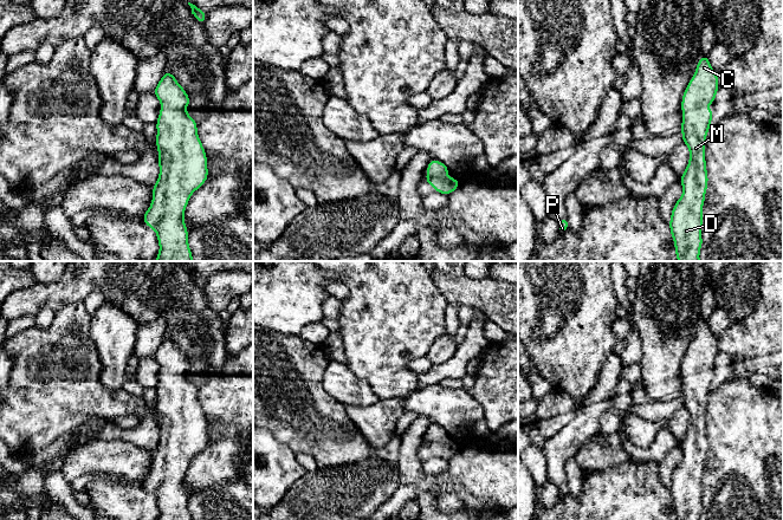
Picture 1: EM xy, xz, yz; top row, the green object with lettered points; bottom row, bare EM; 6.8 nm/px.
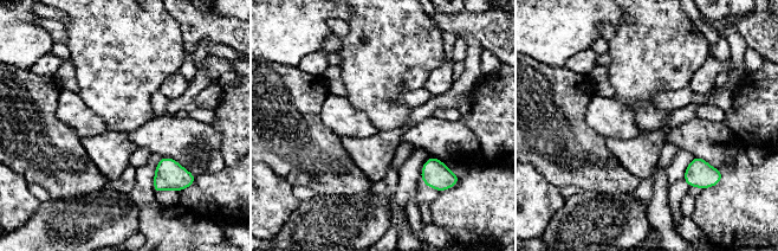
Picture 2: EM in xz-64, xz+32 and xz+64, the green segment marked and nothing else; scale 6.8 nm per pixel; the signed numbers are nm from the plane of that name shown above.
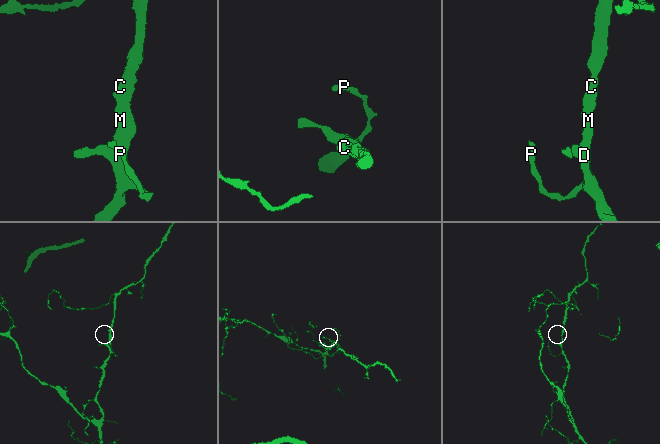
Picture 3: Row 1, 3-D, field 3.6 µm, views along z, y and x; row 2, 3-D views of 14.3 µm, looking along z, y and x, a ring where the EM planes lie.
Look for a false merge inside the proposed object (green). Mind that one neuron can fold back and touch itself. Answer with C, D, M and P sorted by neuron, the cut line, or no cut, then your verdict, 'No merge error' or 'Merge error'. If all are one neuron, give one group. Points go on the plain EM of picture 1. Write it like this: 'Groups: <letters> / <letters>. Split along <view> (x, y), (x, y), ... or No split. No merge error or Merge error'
Groups: C D M P. No split. No merge error

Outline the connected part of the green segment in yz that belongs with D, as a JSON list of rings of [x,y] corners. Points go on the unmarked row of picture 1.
[[[703,320],[681,365],[681,399],[690,414],[690,425],[680,442],[682,460],[668,488],[675,520],[699,520],[703,511],[703,470],[708,448],[705,410],[713,379],[707,370],[716,366],[719,352],[718,338],[712,334],[708,320]]]

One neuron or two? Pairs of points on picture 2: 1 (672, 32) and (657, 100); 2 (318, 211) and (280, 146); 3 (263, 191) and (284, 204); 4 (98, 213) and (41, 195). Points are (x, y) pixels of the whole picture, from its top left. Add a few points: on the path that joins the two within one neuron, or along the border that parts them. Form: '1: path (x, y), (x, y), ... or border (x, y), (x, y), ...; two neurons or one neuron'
1: border (686, 87), (679, 90), (660, 91), (650, 101); two neurons
2: border (316, 193), (344, 194); two neurons
3: path (267, 195), (272, 200), (279, 200); one neuron
4: border (50, 199), (40, 203); two neurons

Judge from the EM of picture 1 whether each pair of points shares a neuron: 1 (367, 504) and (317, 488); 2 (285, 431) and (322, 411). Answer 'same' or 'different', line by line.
1: same
2: same

